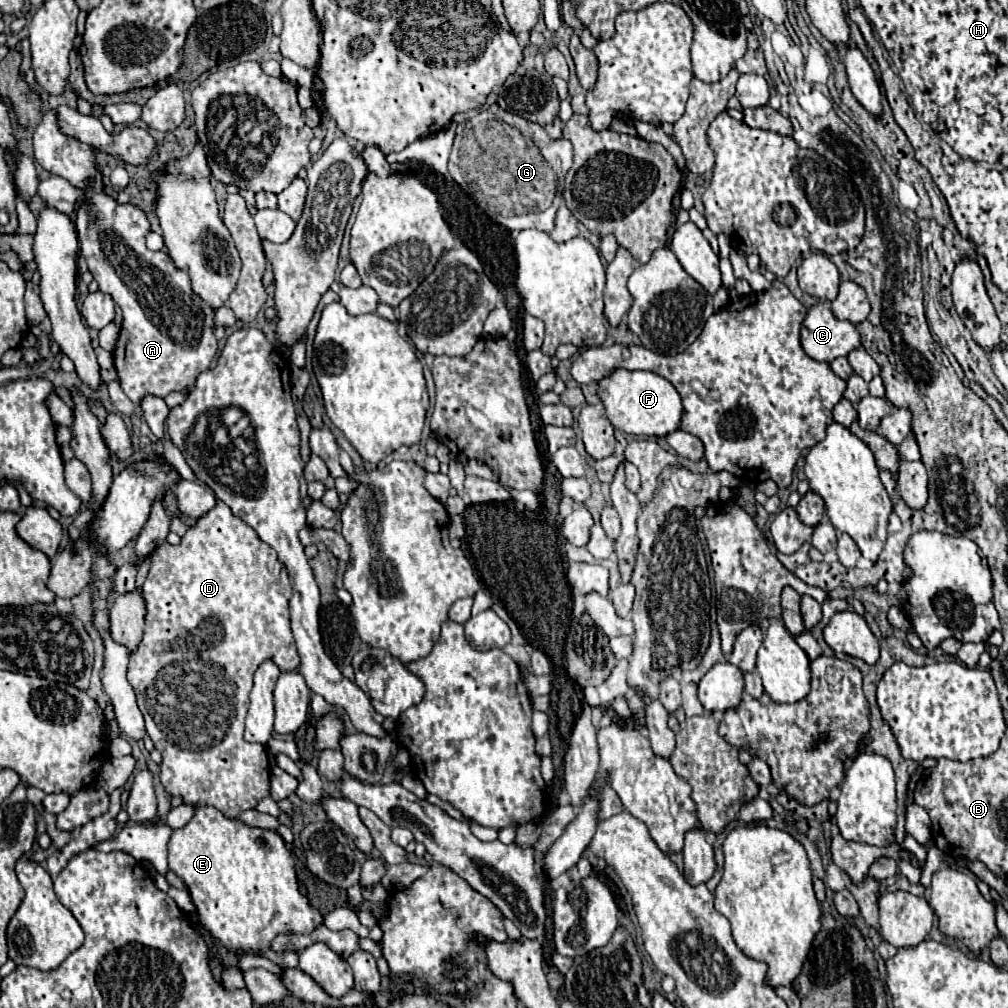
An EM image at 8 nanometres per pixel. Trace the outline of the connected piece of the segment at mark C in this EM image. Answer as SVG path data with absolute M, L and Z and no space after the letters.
M822 301L810 307L802 323L802 347L808 357L832 363L860 345L860 333L850 321L836 319Z

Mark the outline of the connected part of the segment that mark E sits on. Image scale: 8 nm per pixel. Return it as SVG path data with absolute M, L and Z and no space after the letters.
M202 805L196 809L190 823L182 829L176 829L170 837L168 863L170 869L186 883L204 929L236 955L260 955L270 949L276 935L308 935L322 925L322 913L314 909L298 889L294 859L286 849L284 839L276 831L246 827L236 819L224 817L216 807Z

